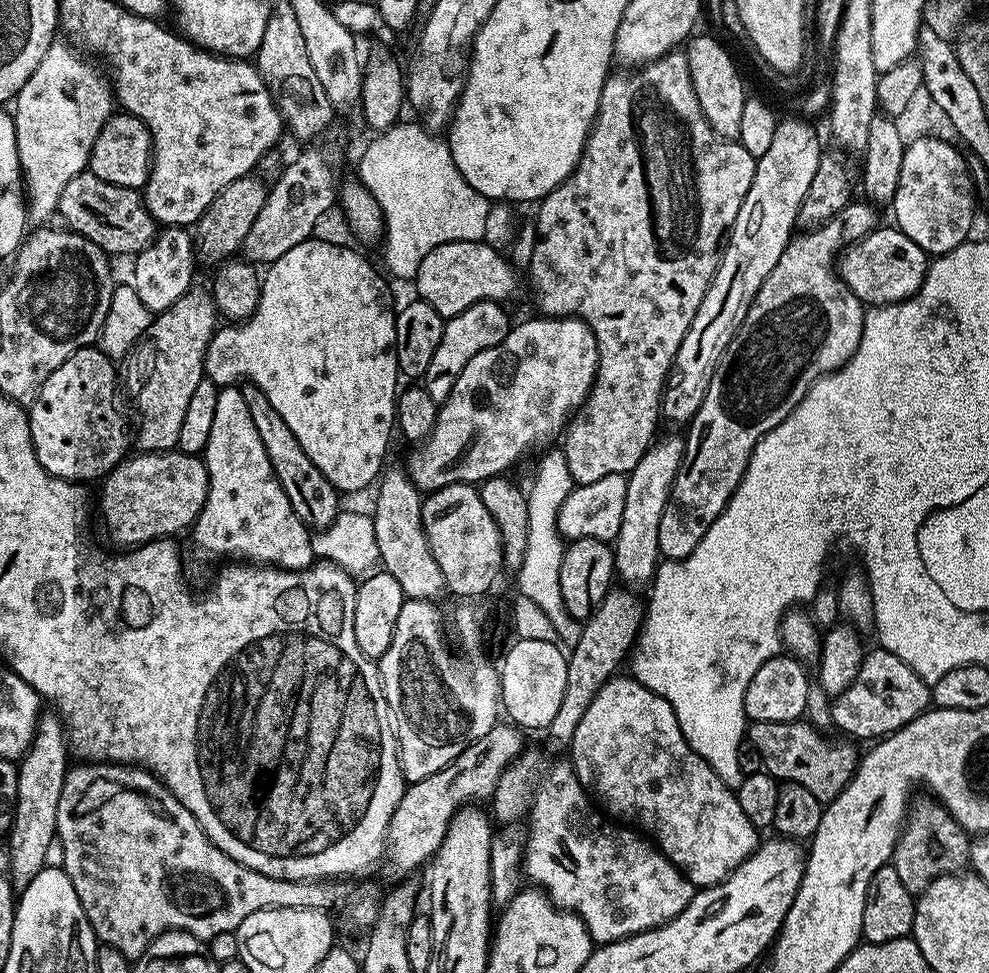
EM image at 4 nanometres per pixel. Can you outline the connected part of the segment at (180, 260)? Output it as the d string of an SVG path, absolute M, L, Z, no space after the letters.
M164 226L157 231L156 237L134 257L136 265L132 268L130 283L138 290L138 298L154 314L165 312L182 294L186 294L193 287L192 275L198 265L198 253L194 243L194 236L184 226Z

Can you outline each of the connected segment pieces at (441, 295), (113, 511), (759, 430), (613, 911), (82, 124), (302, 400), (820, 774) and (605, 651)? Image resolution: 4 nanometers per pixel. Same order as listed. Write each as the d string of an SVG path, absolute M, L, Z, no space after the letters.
M446 242L422 258L422 266L418 266L414 281L415 295L447 318L462 314L462 310L466 310L466 306L474 306L474 302L508 302L516 292L516 277L518 272L512 267L509 257L503 251L500 253L498 249L491 248L488 242Z
M140 452L121 460L100 486L104 528L114 543L127 550L191 529L208 497L208 471L203 459L191 452Z
M856 198L838 214L834 214L834 218L830 218L830 222L793 235L791 242L788 243L786 250L782 254L782 258L778 258L778 266L774 266L774 270L770 270L766 282L762 282L762 286L756 295L756 300L750 306L750 310L742 322L742 326L734 334L730 346L726 346L726 350L722 354L718 366L714 370L714 378L710 378L710 386L706 390L706 398L702 402L698 414L692 420L692 423L687 425L686 432L688 432L688 436L686 435L686 439L684 440L684 457L680 463L678 474L672 483L672 489L668 495L666 506L662 510L662 522L658 522L658 546L660 547L660 555L664 560L684 560L690 554L694 554L694 546L698 546L698 542L702 542L706 530L710 530L710 526L718 518L718 514L722 514L722 510L728 505L730 498L736 492L736 487L742 482L744 471L748 468L752 452L756 448L756 443L767 432L774 430L774 426L778 426L798 407L802 402L802 398L812 389L812 383L815 380L828 375L829 372L838 371L858 350L858 342L862 342L862 334L864 333L864 314L866 308L865 305L860 303L859 298L852 293L850 286L846 286L846 282L840 277L840 273L837 271L838 257L848 245L862 239L866 234L870 234L877 228L881 220L879 214L876 212L879 212L877 205L869 202L867 199Z
M531 748L525 749L515 763L505 769L490 806L494 808L493 817L498 822L502 821L502 824L519 821L516 819L532 806L532 821L526 824L523 875L527 879L529 876L533 885L547 892L557 908L565 908L567 912L580 916L593 945L613 944L616 940L656 928L659 924L668 924L675 916L682 914L682 910L686 910L692 901L694 886L683 872L675 868L663 852L639 831L628 826L617 826L611 819L601 815L594 807L587 789L581 786L569 761L558 762L550 772L544 772L541 754Z
M60 43L48 47L42 62L38 62L38 70L26 78L26 86L22 86L14 101L18 158L26 189L26 220L29 225L36 224L32 226L47 225L51 221L48 219L57 215L66 182L88 168L94 138L114 115L114 89L105 69L95 68L93 61L71 43Z
M313 238L294 246L294 250L286 250L282 258L278 258L274 263L267 265L260 281L260 301L254 310L251 318L243 322L233 323L231 326L217 327L212 340L204 351L204 374L209 380L213 380L218 386L236 386L241 382L247 382L258 386L266 398L282 414L286 421L286 426L294 430L294 438L302 442L302 450L326 474L326 478L336 491L341 494L347 492L360 492L363 488L371 489L377 483L382 469L385 467L384 455L388 452L388 443L394 436L394 425L396 422L396 398L398 387L398 369L396 367L396 314L397 309L392 308L392 300L388 297L389 281L382 275L381 269L371 264L360 252L355 252L352 248L343 248L340 244L331 244L328 240Z
M803 719L792 722L752 722L746 728L746 740L758 750L758 754L764 763L763 771L770 776L775 776L777 781L806 786L814 798L818 798L820 803L827 804L838 795L850 782L850 778L856 772L858 763L858 752L851 748L853 745L835 744L832 740L824 740L825 733L821 729L815 728L812 724Z
M613 586L608 589L608 593L602 598L602 602L597 606L592 615L583 621L580 637L576 644L571 645L570 655L568 656L568 669L566 670L566 694L562 694L562 702L558 705L558 715L554 717L554 722L546 730L548 744L552 748L567 749L574 738L574 730L578 730L578 722L582 722L582 714L586 714L586 706L594 702L598 690L610 679L617 675L620 663L625 663L626 657L633 649L646 611L645 605L635 596L635 591L629 590L624 586Z

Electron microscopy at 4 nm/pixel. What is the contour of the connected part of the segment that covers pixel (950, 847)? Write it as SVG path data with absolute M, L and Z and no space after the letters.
M913 799L911 801L908 815L904 821L900 837L896 840L896 849L892 851L890 861L892 868L898 870L898 878L901 880L902 886L906 886L906 890L910 890L914 894L925 892L930 886L930 882L934 882L938 878L963 873L969 867L972 859L973 841L970 839L969 833L964 831L961 824L948 813L948 809L939 800L927 799Z

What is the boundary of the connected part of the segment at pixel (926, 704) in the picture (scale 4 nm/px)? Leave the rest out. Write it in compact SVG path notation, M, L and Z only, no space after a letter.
M876 646L865 655L858 678L846 686L841 696L831 701L832 723L840 727L853 741L875 742L905 728L916 716L927 712L932 704L932 690L921 676L914 674L902 658Z

